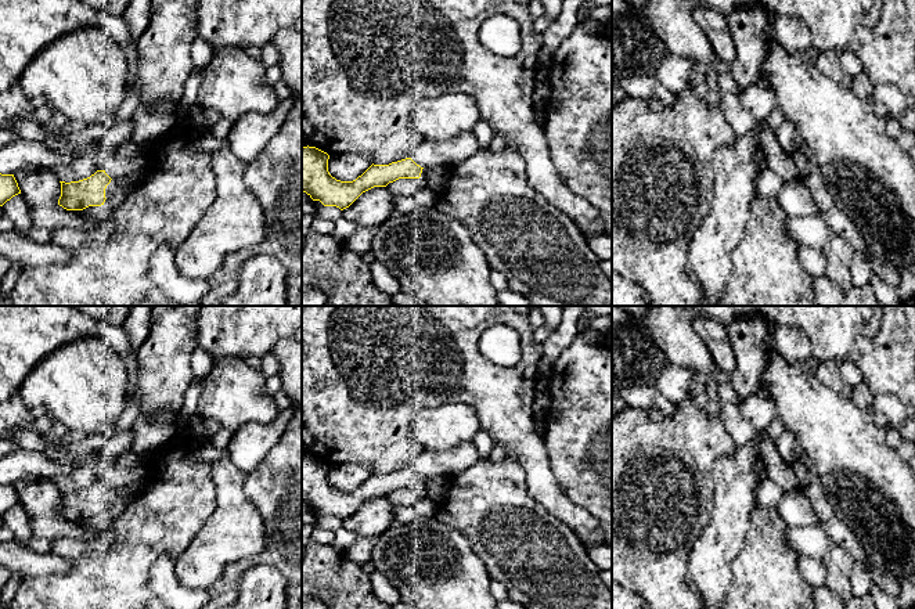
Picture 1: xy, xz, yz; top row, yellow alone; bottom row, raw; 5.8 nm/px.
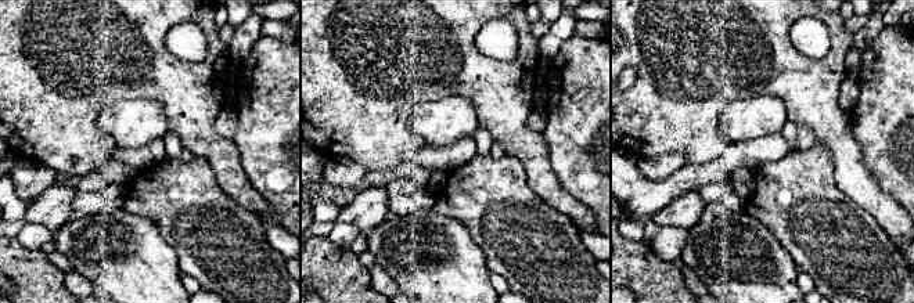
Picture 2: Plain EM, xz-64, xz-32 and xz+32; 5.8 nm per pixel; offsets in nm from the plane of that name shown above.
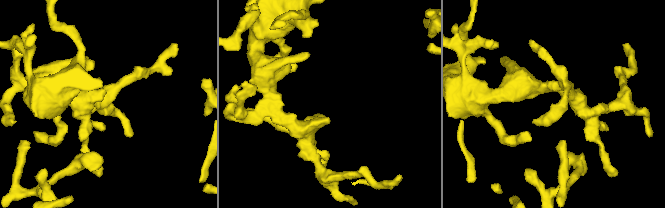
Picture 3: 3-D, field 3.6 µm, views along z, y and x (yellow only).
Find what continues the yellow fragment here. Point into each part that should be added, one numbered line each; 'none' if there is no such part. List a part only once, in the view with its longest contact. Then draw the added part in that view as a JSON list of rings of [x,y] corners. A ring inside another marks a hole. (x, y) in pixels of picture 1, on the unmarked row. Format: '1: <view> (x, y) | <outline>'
1: xy (134, 489) | [[[140,473],[133,483],[120,489],[111,490],[111,493],[105,498],[105,508],[108,508],[111,504],[123,497],[132,501],[137,496],[143,494],[145,486],[147,486],[147,478],[143,473]]]

